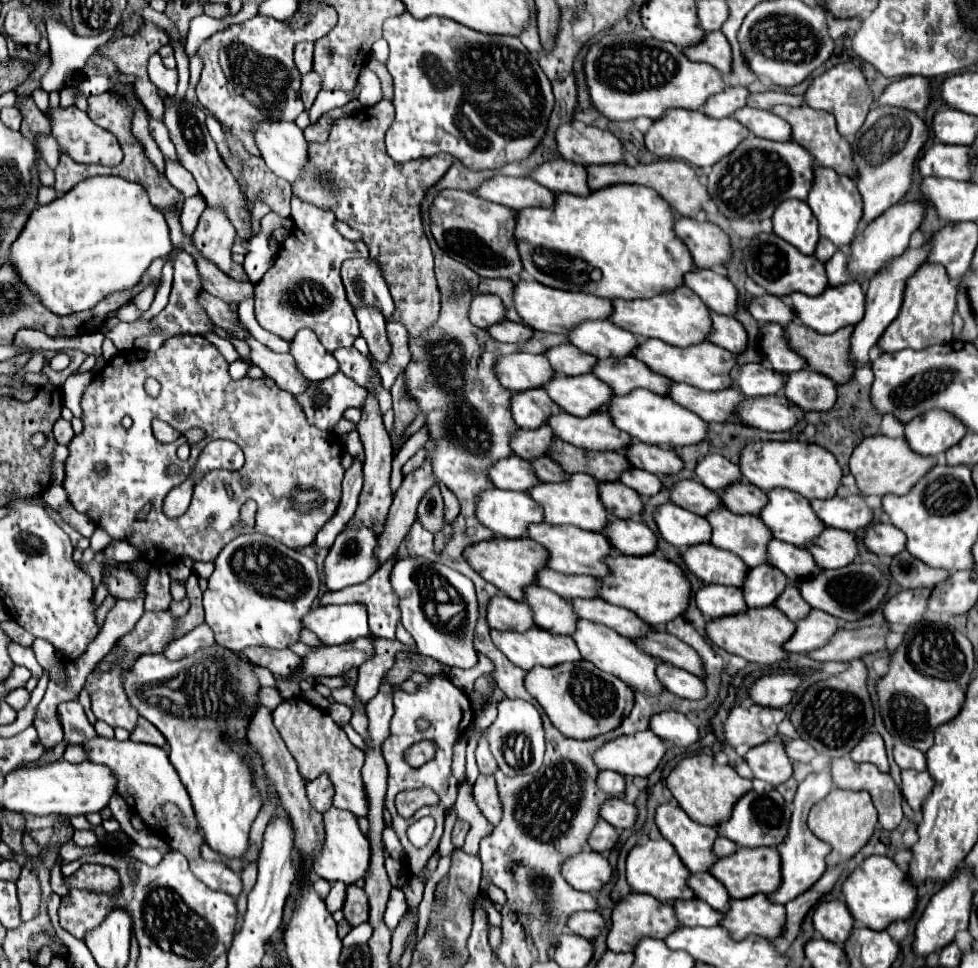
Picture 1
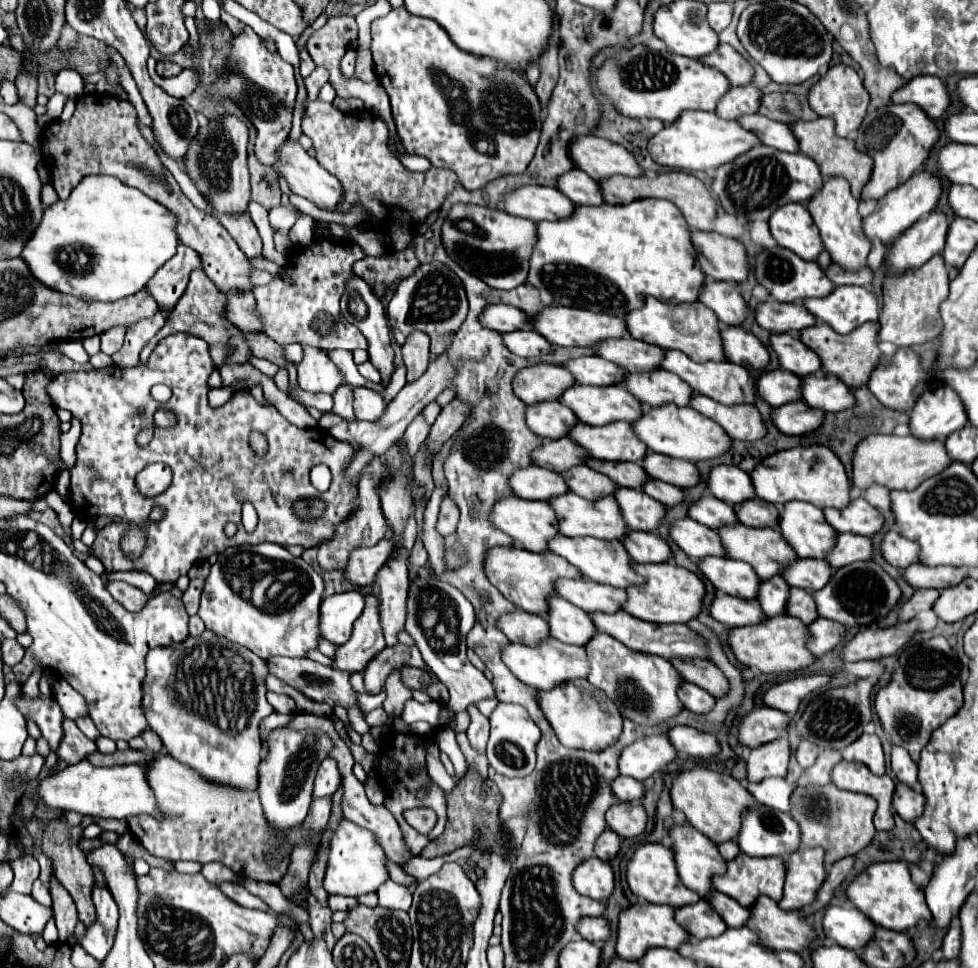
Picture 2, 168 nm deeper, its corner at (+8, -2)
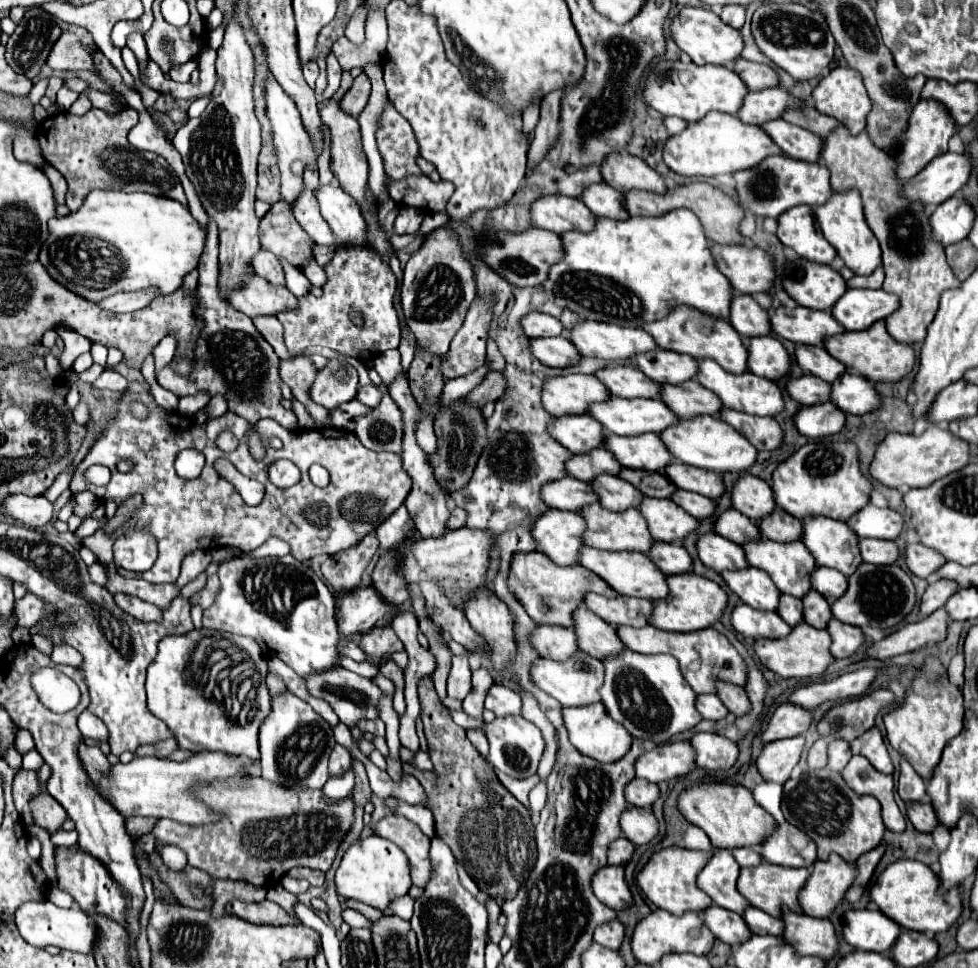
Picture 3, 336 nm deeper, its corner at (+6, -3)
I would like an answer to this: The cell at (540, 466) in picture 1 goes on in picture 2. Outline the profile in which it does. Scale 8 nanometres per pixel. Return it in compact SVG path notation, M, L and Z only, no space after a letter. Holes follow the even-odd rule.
M575 466L561 474L569 486L571 492L587 498L587 500L599 500L605 496L615 494L615 482L607 476L591 470L589 466Z

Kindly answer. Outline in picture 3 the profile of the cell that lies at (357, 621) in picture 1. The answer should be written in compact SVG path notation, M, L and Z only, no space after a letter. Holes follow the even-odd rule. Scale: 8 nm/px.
M373 587L357 589L341 595L337 605L337 627L343 637L351 637L355 633L361 635L381 623L381 619L387 619L389 613L391 617L397 615L397 611L389 611L389 605L381 601Z

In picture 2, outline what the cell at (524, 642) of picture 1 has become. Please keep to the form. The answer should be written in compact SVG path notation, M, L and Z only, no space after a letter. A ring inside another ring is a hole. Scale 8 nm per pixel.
M549 638L549 642L541 644L539 648L529 648L523 644L509 644L503 650L503 662L513 670L513 674L523 684L527 684L535 690L553 690L555 686L589 676L589 660L587 660L585 648L579 648L573 644L563 644L555 638Z

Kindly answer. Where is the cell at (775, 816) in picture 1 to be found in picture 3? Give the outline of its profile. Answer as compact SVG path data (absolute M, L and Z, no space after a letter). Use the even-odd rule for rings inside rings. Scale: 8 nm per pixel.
M787 821L775 825L775 831L761 843L759 855L767 863L783 867L809 867L815 857L815 843Z

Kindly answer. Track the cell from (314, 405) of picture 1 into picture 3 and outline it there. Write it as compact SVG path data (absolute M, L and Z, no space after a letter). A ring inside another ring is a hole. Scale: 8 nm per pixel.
M389 393L383 395L381 403L369 411L369 415L357 418L355 435L371 451L393 451L401 453L401 411L389 399Z

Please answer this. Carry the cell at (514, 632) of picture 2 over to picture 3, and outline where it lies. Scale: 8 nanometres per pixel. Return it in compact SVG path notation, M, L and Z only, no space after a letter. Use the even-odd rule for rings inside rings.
M537 625L529 633L531 645L537 649L541 657L547 659L569 659L577 651L577 639L573 629L559 625Z

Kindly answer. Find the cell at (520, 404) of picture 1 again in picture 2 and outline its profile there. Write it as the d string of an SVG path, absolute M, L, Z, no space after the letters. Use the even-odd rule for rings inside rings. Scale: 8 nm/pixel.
M541 402L527 408L527 426L545 440L559 440L569 436L569 430L579 422L571 408L563 402Z

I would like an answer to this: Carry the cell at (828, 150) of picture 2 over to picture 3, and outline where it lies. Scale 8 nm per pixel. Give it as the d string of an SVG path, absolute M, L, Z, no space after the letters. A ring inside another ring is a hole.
M843 125L835 127L823 139L821 159L831 173L833 191L845 191L851 187L861 191L867 225L879 239L883 253L883 289L899 297L899 309L885 319L889 335L907 345L923 341L929 323L935 319L941 293L945 289L959 287L961 283L945 261L945 249L939 243L933 243L927 209L923 209L919 203L907 203L903 197L899 197L901 183L893 177L893 167L897 165L895 157L875 147L867 133L853 137Z

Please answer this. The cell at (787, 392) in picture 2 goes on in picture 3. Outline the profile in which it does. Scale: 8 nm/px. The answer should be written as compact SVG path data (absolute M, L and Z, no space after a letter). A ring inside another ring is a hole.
M801 375L797 379L789 379L785 389L789 397L803 407L813 403L823 403L829 399L829 383L813 375Z

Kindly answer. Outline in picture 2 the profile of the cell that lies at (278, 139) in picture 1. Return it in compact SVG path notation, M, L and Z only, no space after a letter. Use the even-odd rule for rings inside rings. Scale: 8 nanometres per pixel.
M285 142L275 170L285 176L293 194L307 198L321 210L335 212L343 202L341 182L331 176L315 158L311 158L299 142Z

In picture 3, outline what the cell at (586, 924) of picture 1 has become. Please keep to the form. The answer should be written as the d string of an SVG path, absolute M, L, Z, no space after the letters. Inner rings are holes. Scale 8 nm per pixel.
M613 919L613 921L603 923L595 929L593 941L603 945L603 947L609 947L609 949L619 949L621 941L623 941L623 935L625 935L625 927L617 919Z

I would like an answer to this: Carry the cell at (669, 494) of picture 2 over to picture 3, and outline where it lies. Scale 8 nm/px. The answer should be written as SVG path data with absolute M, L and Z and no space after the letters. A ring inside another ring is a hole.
M677 489L671 495L671 501L675 501L679 507L683 507L689 515L703 519L703 517L711 517L715 511L715 505L709 497L703 497L699 493L693 491L685 491L685 489Z

